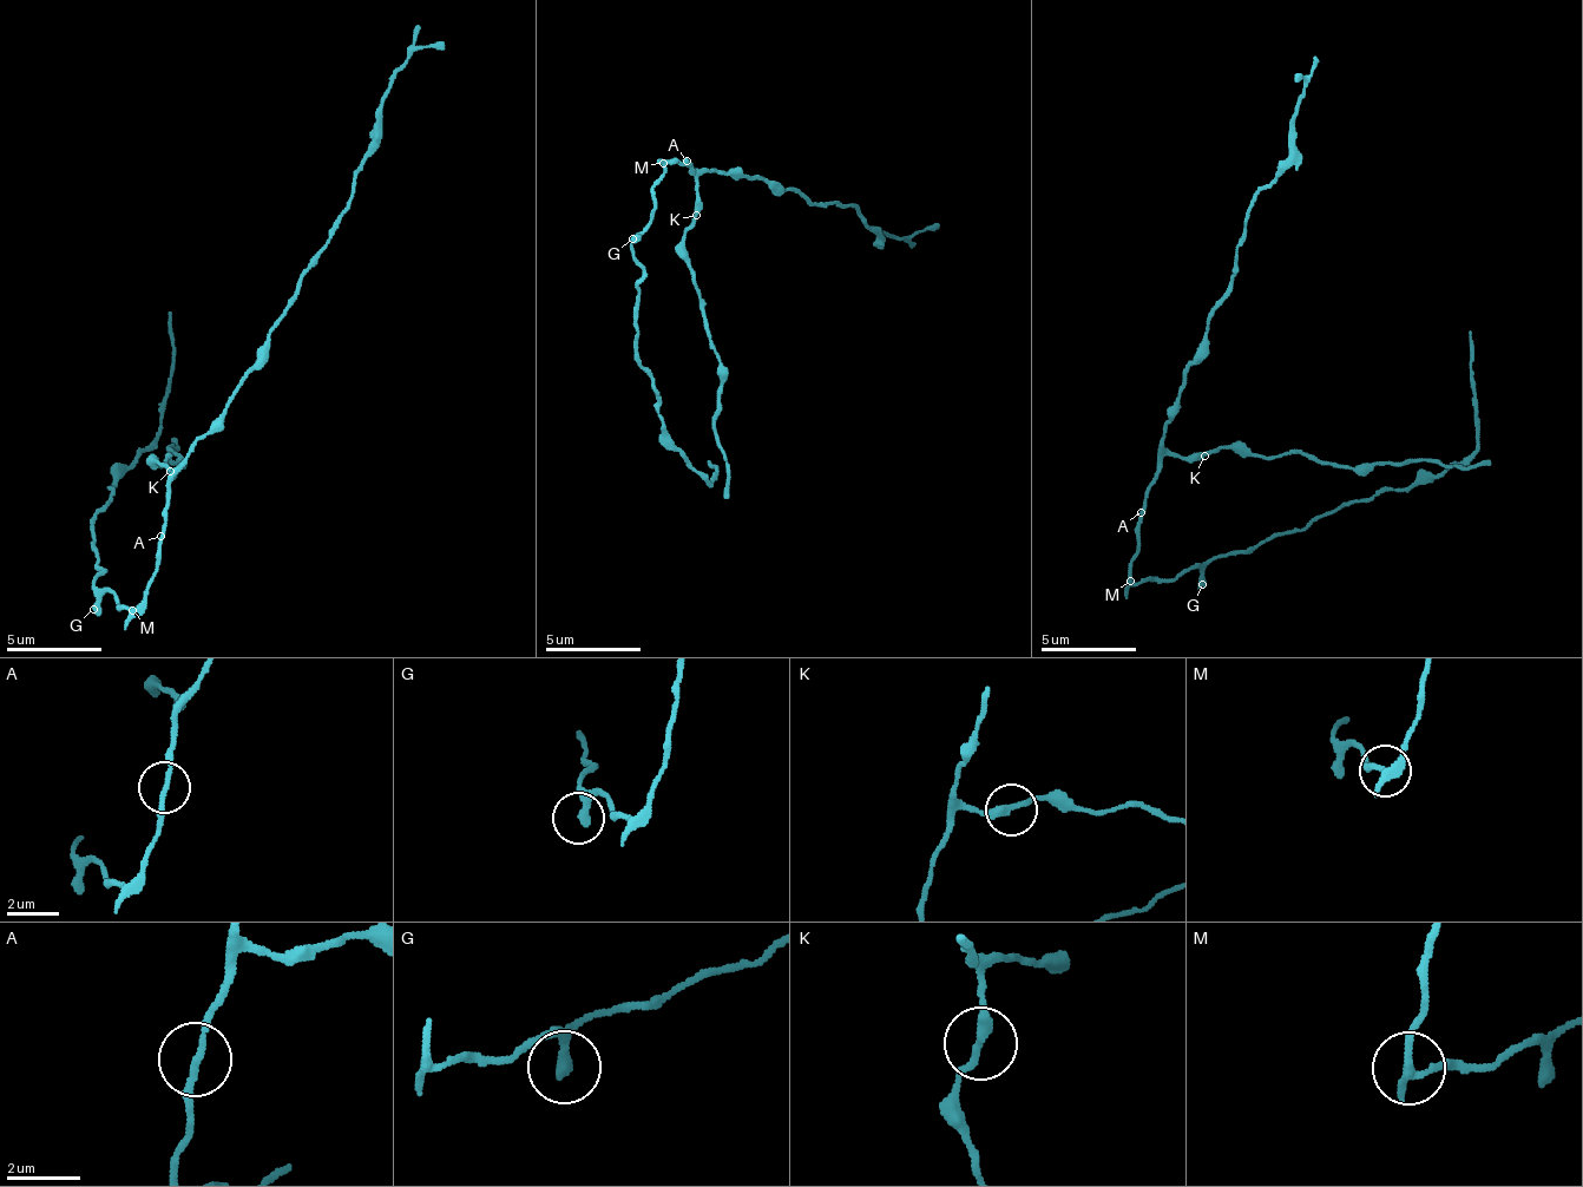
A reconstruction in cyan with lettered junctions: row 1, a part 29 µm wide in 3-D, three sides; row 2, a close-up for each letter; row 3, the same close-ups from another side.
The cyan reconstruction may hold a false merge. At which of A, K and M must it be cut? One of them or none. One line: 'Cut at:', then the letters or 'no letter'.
Cut at: M

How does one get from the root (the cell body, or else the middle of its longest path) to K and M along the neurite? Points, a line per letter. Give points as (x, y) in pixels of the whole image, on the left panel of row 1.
K: (165, 536), (164, 487), (173, 476), (170, 471)
M: (165, 536), (148, 595), (133, 609)

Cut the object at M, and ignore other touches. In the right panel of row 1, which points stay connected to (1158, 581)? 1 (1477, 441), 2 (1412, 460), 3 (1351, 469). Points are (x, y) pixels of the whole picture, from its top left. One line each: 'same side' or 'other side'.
1: same side
2: other side
3: other side

